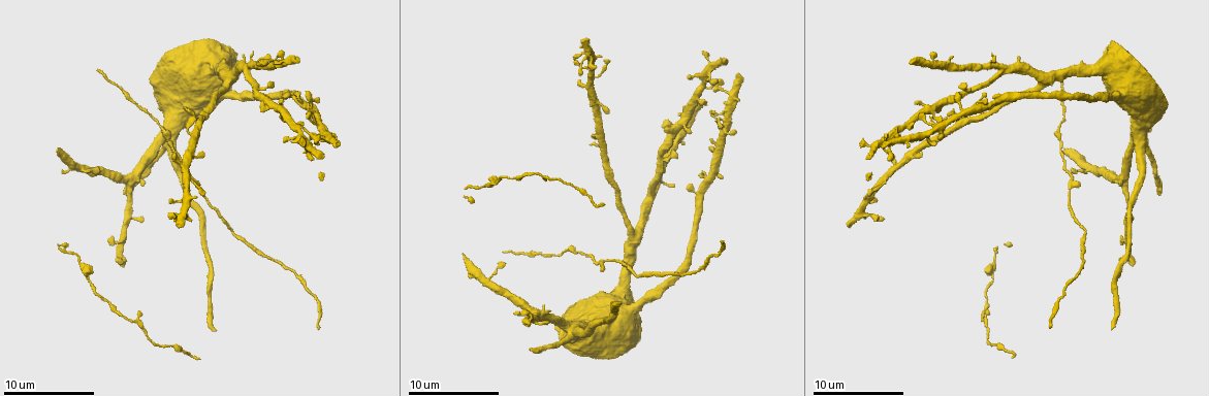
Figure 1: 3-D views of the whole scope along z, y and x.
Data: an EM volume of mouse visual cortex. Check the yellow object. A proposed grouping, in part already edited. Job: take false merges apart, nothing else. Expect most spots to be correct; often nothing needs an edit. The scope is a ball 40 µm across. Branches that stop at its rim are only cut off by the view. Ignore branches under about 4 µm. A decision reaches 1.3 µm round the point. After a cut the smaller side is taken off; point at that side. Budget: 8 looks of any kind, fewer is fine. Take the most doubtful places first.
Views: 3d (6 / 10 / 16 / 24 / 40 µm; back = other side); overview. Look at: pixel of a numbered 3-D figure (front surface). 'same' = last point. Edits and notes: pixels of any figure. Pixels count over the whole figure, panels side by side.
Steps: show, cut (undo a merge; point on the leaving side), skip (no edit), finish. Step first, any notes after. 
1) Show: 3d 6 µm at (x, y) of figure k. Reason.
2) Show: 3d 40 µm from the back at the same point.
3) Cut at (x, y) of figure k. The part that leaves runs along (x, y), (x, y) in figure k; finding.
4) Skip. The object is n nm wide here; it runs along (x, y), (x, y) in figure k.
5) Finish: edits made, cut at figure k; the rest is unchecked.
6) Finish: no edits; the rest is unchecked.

Show: 3d 16 µm at (1061, 147) of figure 1. Calibre changes.

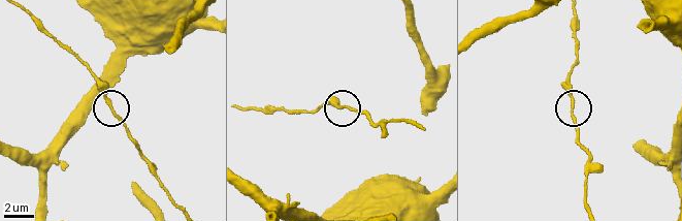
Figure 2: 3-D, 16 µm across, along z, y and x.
Skip. Continuous, no second neuron.

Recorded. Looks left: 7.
Show: 3d 10 µm at (1040, 83) of figure 1.

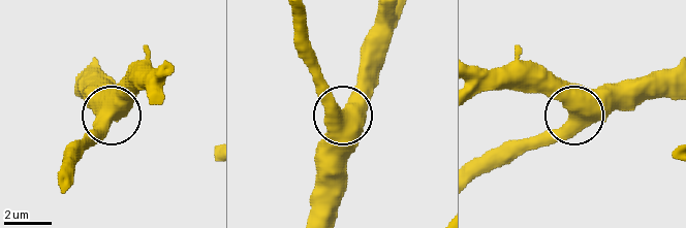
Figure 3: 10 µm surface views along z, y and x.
Skip. One neuron here.

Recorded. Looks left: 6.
Show: 3d 6 µm at (1120, 261) of figure 1.

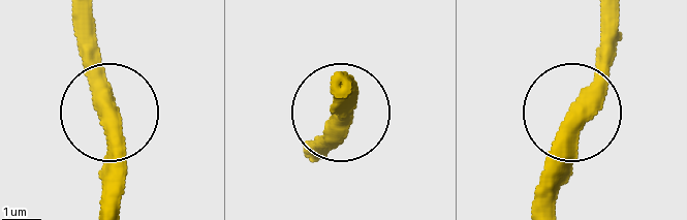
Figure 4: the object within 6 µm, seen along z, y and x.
Show: 3d 6 µm from the back at (572, 118) of figure 4.

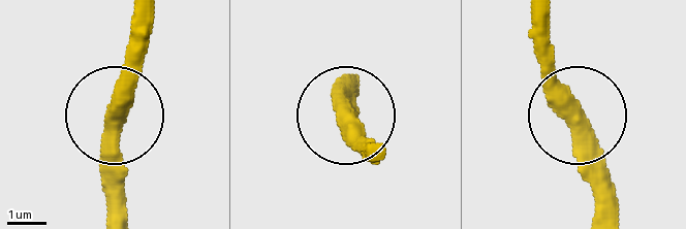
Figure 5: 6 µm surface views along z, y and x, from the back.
Skip. The object is 420 nm wide here; it runs along (536, 24), (575, 123), (595, 211) in figure 5; one neuron here.

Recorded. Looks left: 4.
Show: 3d 16 µm at (652, 192) of figure 1. Looks like a crossing.

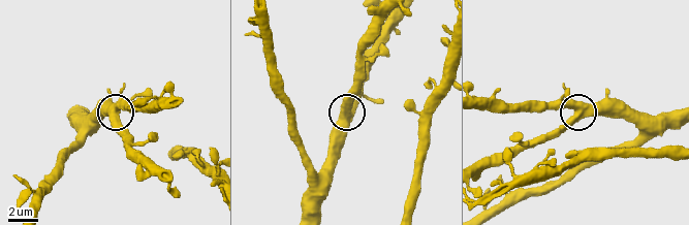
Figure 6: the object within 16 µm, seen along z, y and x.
Skip. The side arm is 13 µm long; 4 arms meet here; continuous, no second neuron.

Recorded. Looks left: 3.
Finish: no edits; the rest is unchecked.

